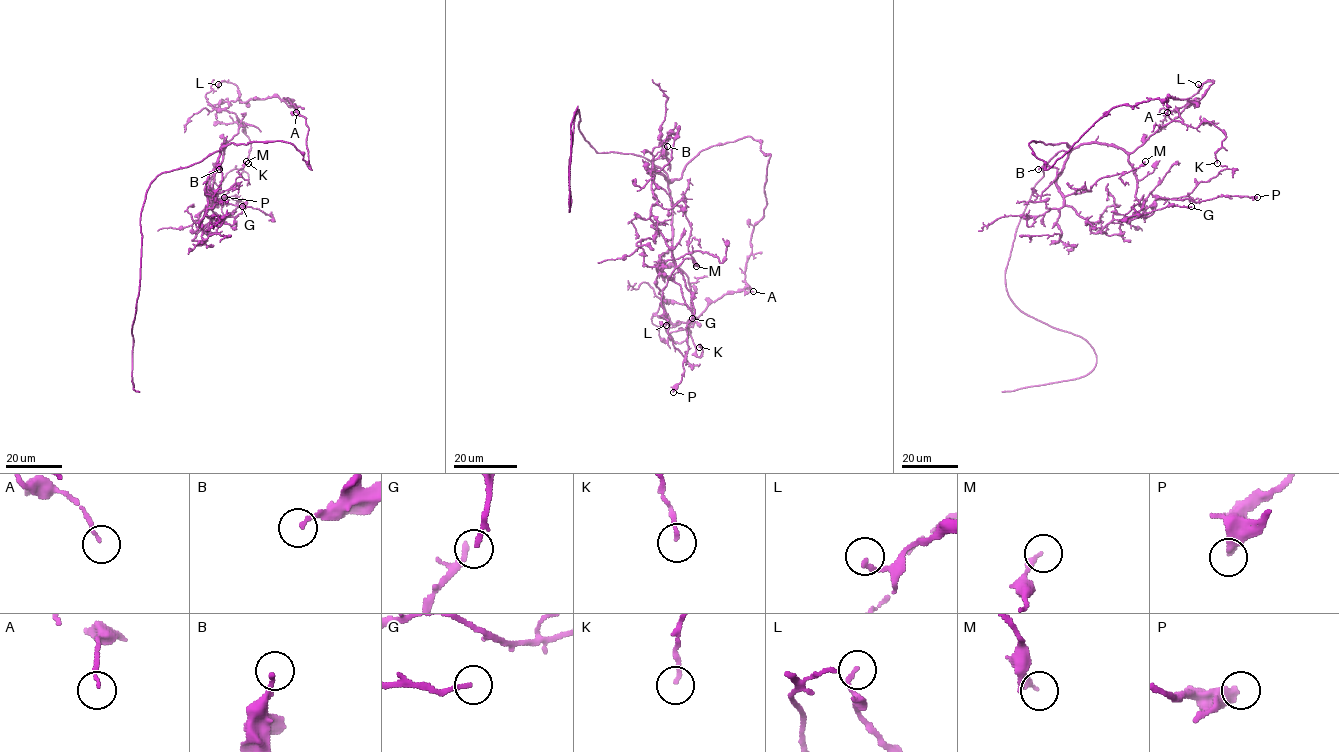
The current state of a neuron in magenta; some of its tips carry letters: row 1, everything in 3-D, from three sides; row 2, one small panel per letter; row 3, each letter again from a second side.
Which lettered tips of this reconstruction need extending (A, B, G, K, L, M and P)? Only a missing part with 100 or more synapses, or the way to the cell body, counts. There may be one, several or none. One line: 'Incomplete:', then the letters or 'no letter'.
Incomplete: no letter

